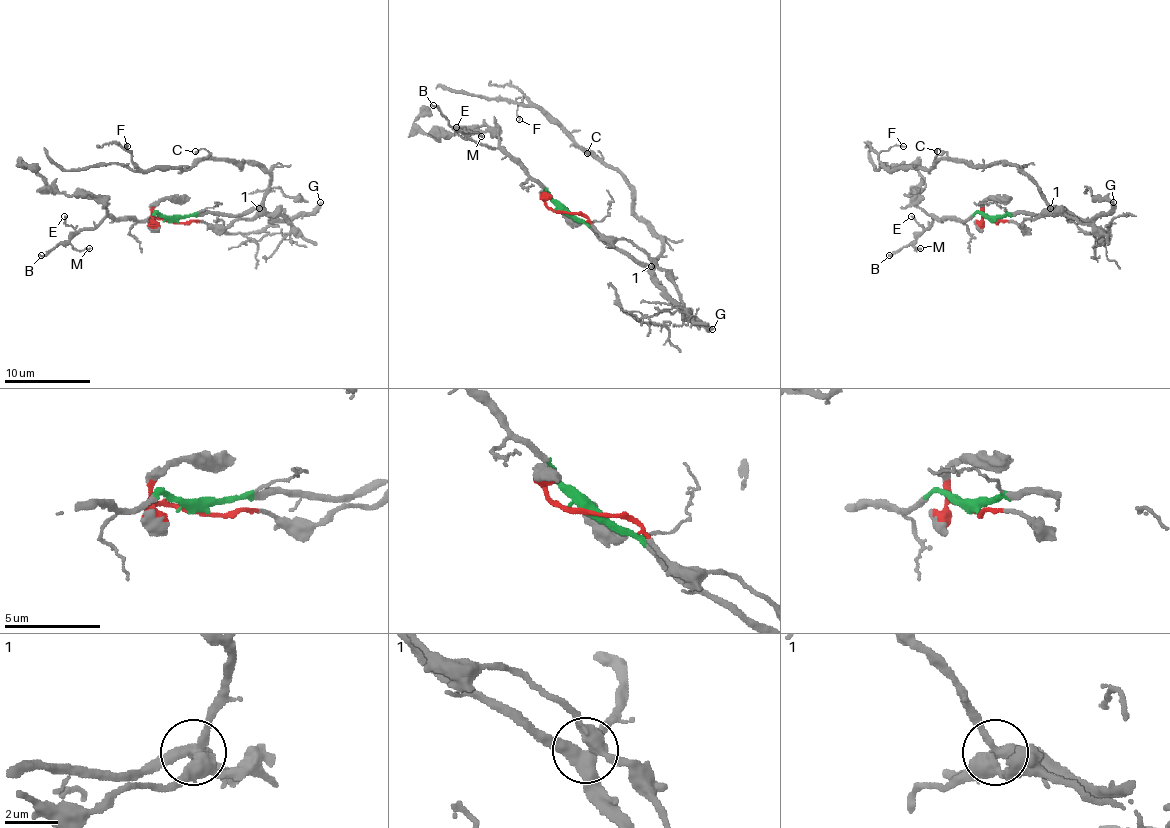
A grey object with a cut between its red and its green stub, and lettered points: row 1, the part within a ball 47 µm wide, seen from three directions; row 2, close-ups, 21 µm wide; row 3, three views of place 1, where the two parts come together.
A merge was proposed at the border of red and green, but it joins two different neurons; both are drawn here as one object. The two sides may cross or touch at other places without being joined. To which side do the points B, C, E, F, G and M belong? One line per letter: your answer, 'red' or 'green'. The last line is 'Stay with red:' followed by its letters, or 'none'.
B: green
C: green
E: green
F: green
G: green
M: green
Stay with red: none

